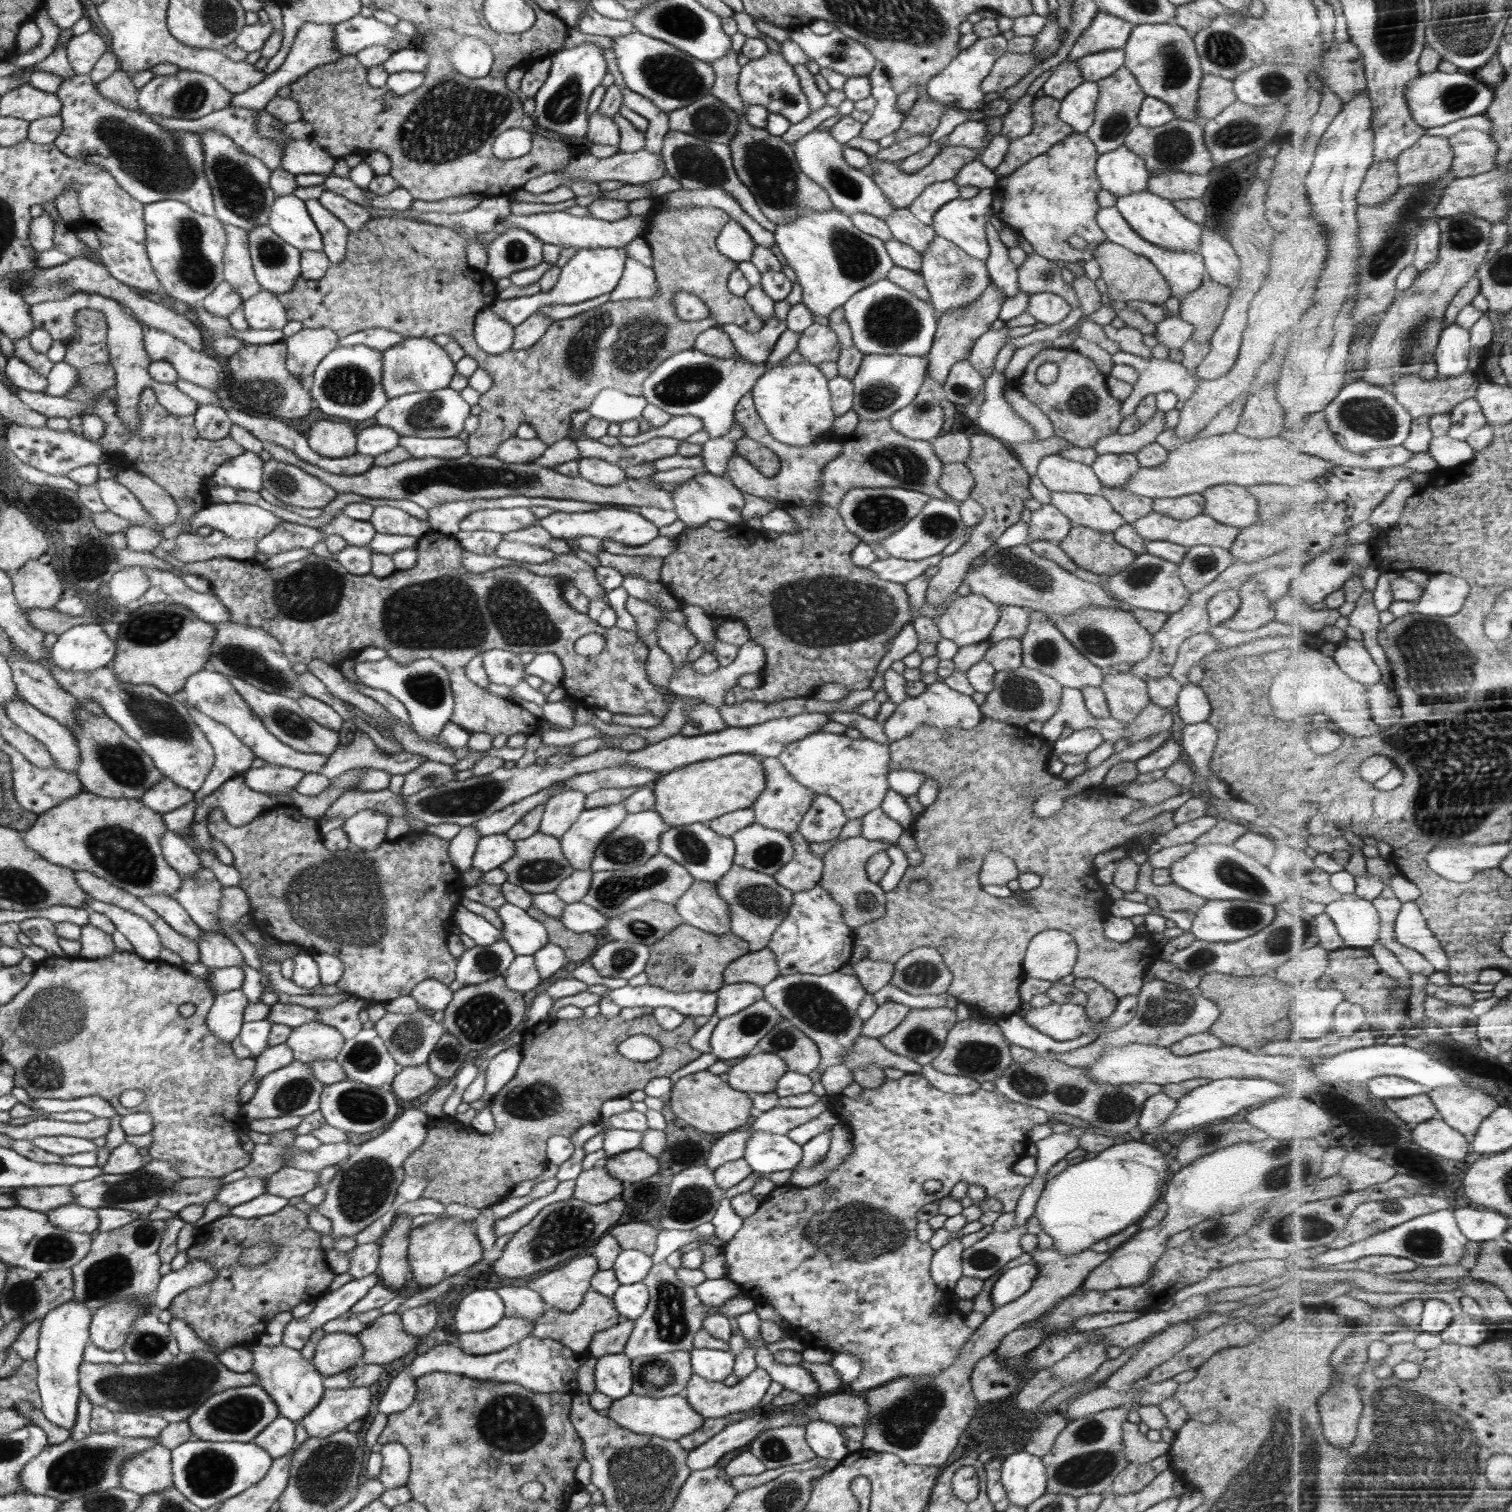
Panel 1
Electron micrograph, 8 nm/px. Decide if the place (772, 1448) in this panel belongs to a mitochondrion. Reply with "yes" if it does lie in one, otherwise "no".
yes

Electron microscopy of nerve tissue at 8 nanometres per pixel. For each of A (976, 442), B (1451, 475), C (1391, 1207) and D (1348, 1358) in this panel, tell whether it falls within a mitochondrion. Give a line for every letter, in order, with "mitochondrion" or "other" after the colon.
A: other
B: other
C: mitochondrion
D: mitochondrion

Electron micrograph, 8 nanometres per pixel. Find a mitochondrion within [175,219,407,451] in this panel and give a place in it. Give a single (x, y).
(347, 385)

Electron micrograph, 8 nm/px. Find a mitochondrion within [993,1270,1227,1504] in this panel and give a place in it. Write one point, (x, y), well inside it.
(1092, 1462)

